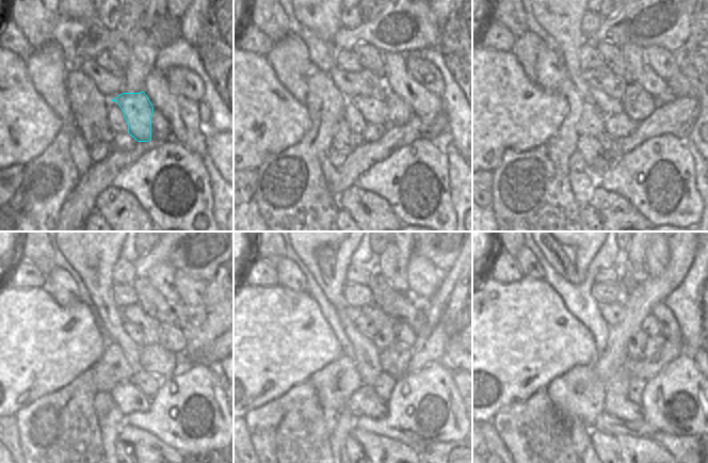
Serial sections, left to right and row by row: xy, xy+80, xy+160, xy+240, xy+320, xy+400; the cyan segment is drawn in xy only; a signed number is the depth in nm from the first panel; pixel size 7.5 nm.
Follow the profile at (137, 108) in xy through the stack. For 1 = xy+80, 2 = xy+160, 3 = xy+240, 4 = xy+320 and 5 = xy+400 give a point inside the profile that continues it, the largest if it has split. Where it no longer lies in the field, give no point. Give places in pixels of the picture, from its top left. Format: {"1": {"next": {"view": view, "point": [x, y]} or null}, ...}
{"1": {"next": {"view": "xy+80", "point": [374, 110]}}, "2": {"next": {"view": "xy+160", "point": [608, 106]}}, "3": {"next": {"view": "xy+240", "point": [130, 329]}}, "4": {"next": {"view": "xy+320", "point": [361, 320]}}, "5": {"next": {"view": "xy+400", "point": [612, 313]}}}

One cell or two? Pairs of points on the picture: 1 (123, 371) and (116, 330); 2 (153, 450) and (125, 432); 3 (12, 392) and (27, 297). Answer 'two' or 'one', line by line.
1: two
2: one
3: one

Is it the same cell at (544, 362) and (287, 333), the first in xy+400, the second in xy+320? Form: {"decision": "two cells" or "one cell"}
{"decision": "one cell"}

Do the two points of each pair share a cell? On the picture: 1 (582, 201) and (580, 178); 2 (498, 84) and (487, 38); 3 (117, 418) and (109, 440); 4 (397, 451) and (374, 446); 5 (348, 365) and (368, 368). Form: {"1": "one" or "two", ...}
{"1": "one", "2": "two", "3": "one", "4": "one", "5": "two"}

